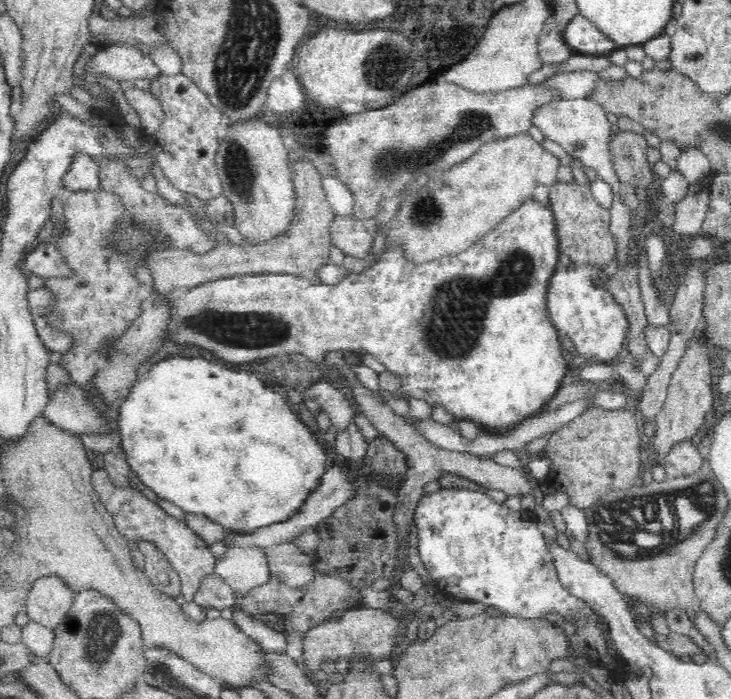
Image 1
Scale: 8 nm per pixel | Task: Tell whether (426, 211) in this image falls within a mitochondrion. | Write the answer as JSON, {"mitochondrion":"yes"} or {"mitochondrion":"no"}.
{"mitochondrion":"yes"}

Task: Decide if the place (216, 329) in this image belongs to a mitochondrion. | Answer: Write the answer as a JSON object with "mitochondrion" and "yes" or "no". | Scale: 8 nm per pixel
{"mitochondrion":"yes"}

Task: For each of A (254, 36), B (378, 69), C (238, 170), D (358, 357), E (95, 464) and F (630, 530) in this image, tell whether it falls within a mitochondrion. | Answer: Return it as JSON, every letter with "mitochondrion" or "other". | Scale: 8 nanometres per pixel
{"A":"mitochondrion","B":"mitochondrion","C":"mitochondrion","D":"other","E":"other","F":"mitochondrion"}

